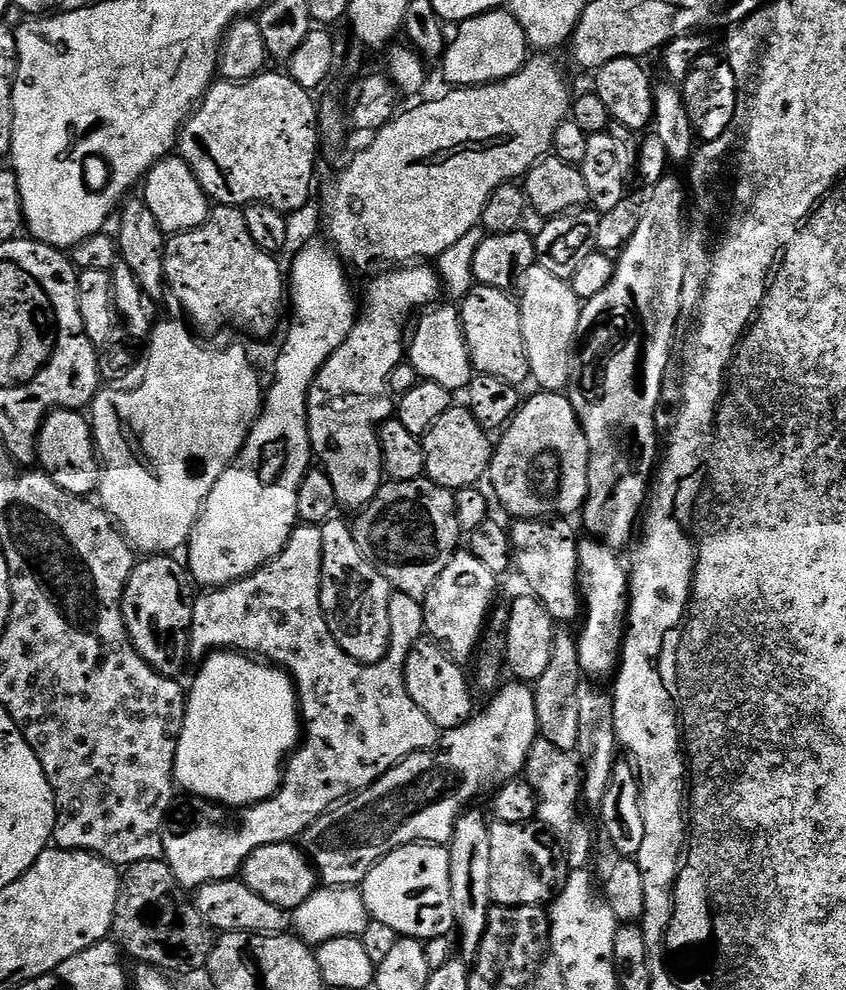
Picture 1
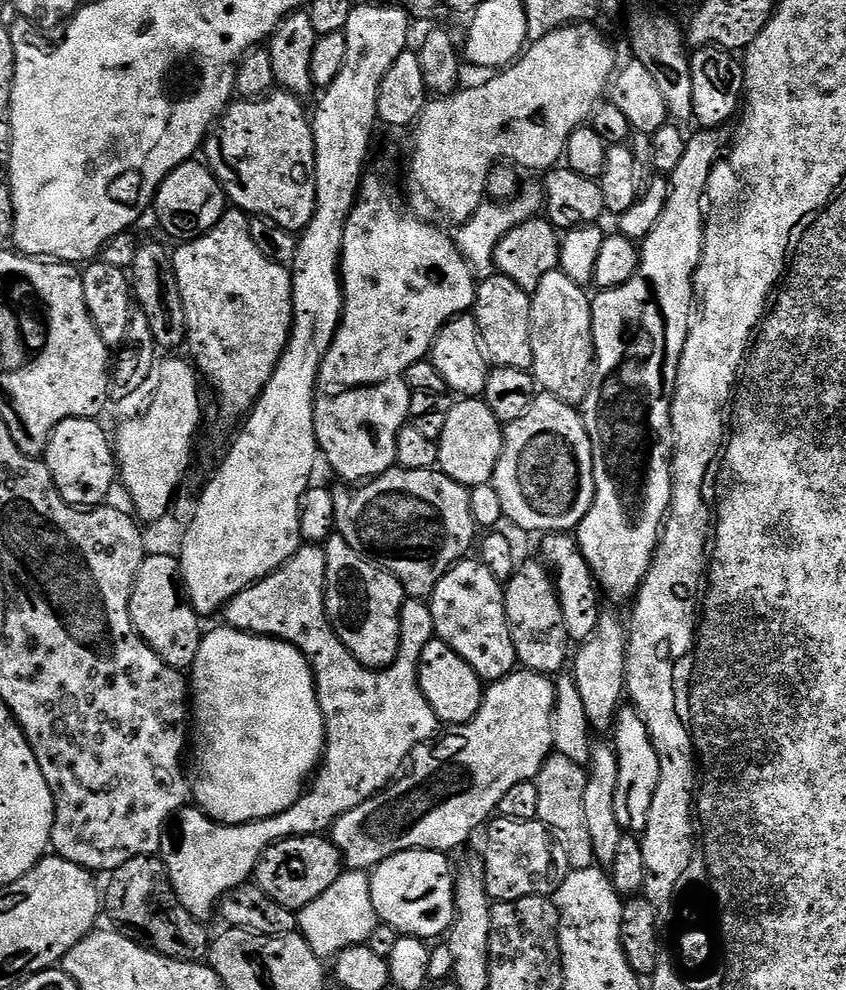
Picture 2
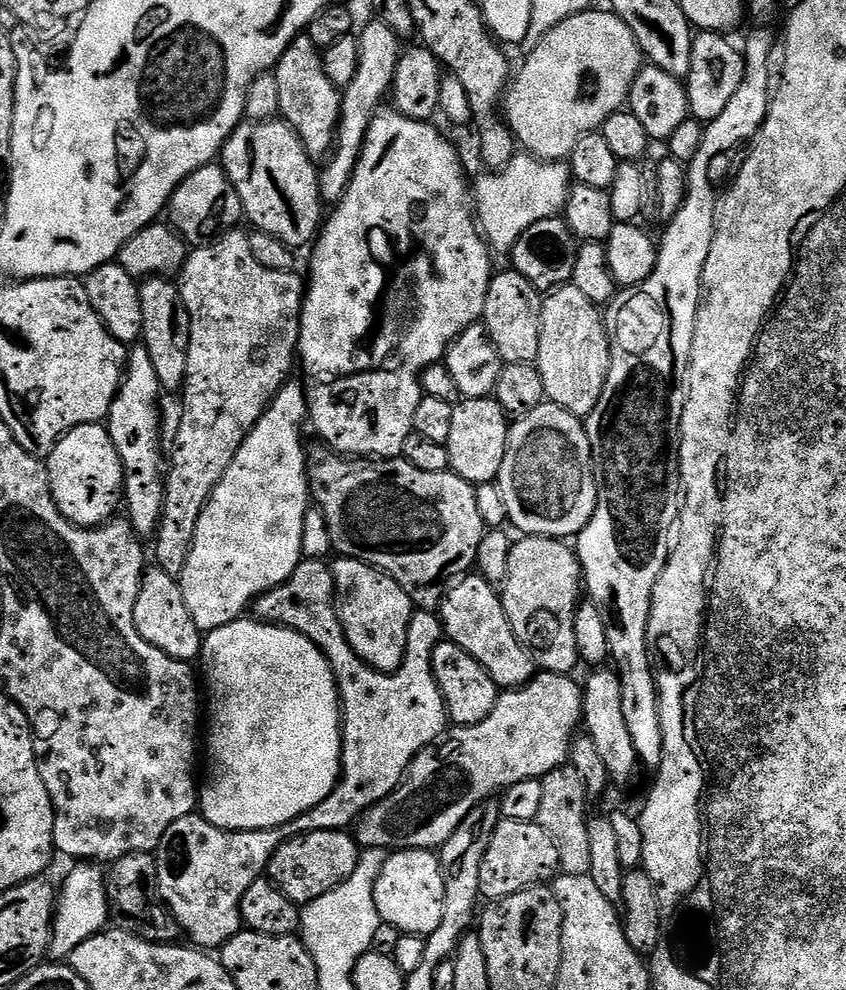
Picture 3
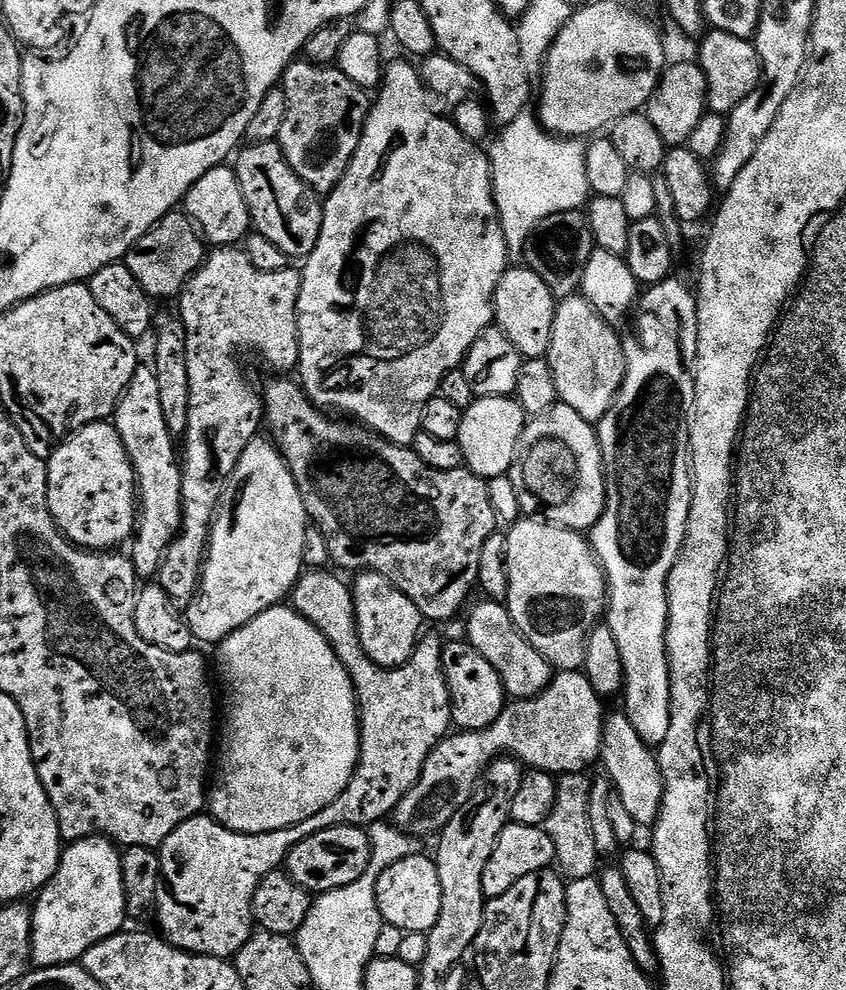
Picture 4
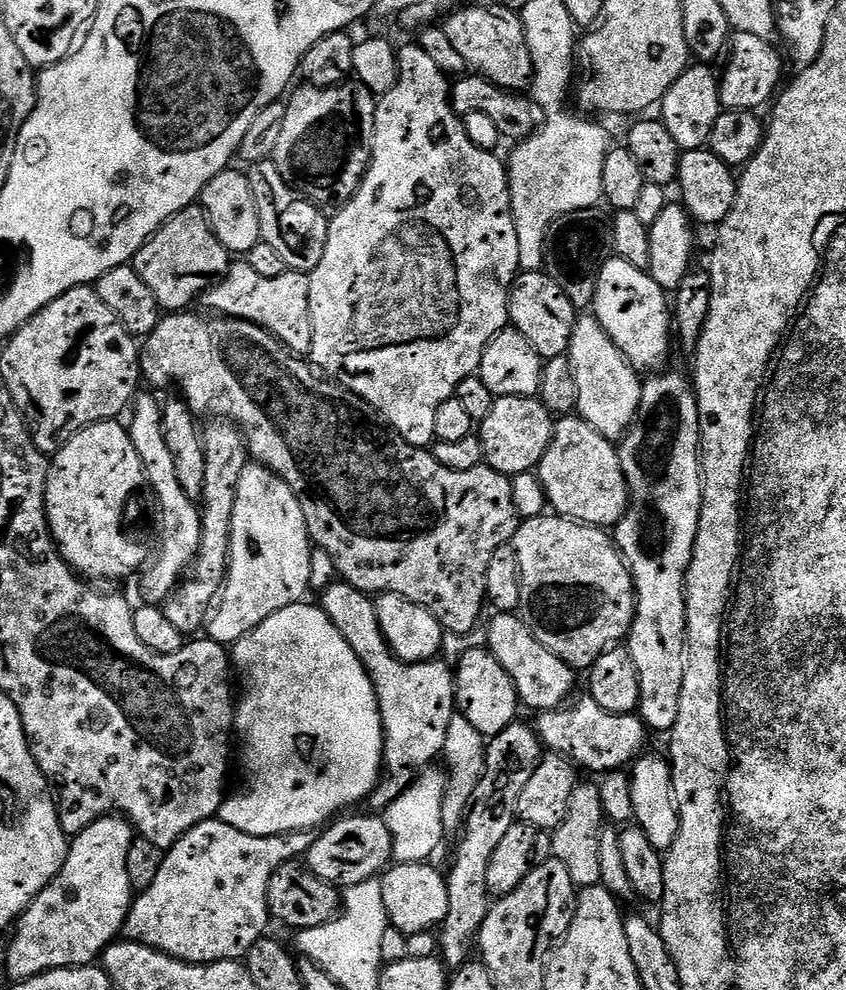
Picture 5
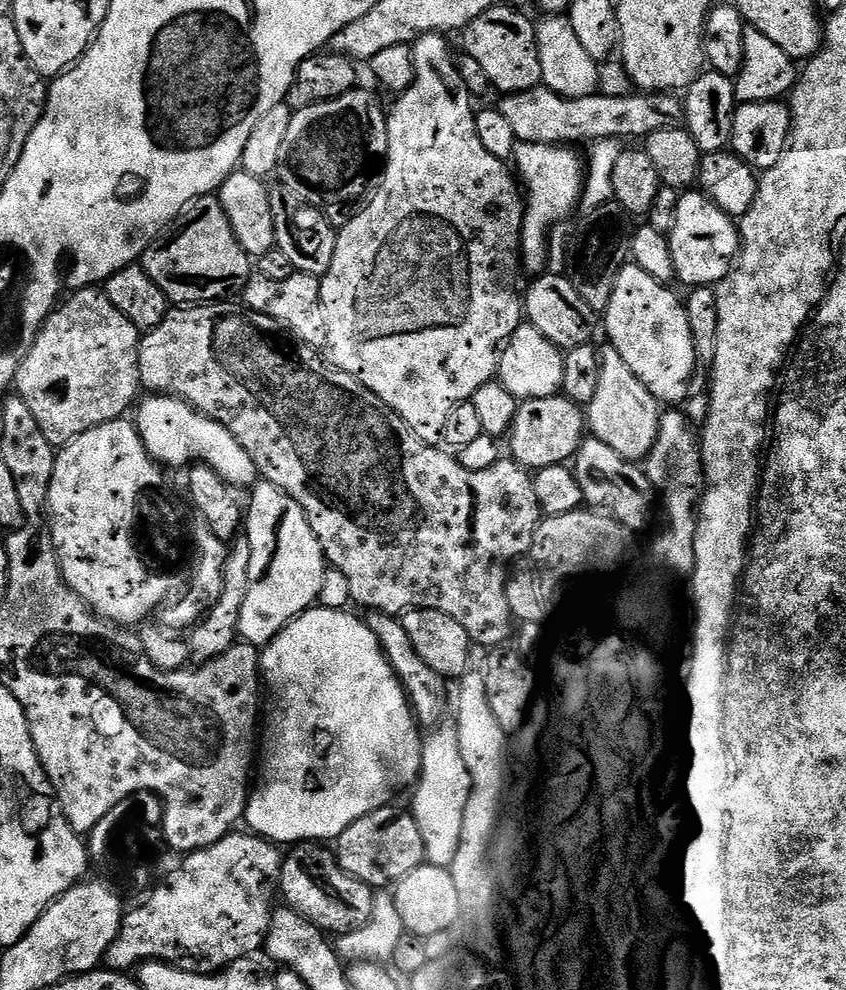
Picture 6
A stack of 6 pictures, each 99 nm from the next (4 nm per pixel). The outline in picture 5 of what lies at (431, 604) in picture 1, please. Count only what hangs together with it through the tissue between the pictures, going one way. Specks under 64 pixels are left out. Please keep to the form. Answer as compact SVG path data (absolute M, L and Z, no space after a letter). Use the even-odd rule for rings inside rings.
M501 612L493 615L488 624L488 641L486 647L498 662L502 662L502 670L510 674L510 682L514 682L514 690L518 694L521 705L526 709L533 708L536 714L554 712L563 708L573 699L576 688L577 669L571 668L558 654L546 650L538 638L526 626L519 615Z

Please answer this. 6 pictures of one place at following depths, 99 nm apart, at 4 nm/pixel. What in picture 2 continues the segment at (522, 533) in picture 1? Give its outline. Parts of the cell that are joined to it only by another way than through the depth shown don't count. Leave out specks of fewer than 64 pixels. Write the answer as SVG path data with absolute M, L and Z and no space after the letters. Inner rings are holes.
M550 532L539 537L540 556L549 569L554 570L556 595L560 598L562 622L566 626L569 641L583 642L589 640L600 621L602 611L602 594L598 589L596 577L580 549L580 541L575 535L566 532Z

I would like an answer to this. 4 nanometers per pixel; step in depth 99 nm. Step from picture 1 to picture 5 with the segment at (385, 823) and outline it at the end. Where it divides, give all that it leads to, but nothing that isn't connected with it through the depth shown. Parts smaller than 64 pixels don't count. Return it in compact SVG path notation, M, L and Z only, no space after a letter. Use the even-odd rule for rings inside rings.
M580 695L554 712L539 713L537 720L540 721L535 721L534 727L541 745L549 753L564 756L583 771L585 768L588 772L607 774L631 765L645 751L644 743L650 737L643 720L636 714L607 712L592 696Z

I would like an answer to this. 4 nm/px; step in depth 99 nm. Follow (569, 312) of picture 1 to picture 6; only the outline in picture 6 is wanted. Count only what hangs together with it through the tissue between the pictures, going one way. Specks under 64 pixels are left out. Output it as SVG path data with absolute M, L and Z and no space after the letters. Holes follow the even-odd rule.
M604 346L599 349L599 354L600 377L594 390L594 398L586 406L587 427L595 439L606 442L606 446L610 446L610 450L618 450L618 454L622 454L622 458L633 462L643 461L652 448L652 443L656 441L656 431L662 415L661 405L650 394L650 390L646 390L646 386L642 386L642 382L638 382L638 378L634 378L634 370L630 370L630 366L626 366L626 362L622 362L622 354L618 354L618 350Z

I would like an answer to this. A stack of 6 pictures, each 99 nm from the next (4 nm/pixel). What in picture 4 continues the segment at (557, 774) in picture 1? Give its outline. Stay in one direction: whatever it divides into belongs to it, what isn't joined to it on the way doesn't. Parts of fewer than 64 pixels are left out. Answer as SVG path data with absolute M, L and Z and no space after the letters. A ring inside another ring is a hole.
M565 772L556 780L556 797L546 827L550 842L554 842L555 867L568 882L596 876L602 864L602 857L594 846L594 830L590 830L591 793L592 780L585 773Z

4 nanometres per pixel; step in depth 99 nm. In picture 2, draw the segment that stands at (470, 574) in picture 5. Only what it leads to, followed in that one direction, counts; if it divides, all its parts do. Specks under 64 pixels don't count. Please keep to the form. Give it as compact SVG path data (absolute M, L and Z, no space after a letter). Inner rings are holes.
M402 467L391 468L388 472L383 472L374 479L361 483L359 486L340 486L344 488L336 488L332 493L334 500L334 518L336 519L335 531L342 538L346 538L346 542L350 542L350 546L354 546L354 550L358 550L361 556L368 557L369 560L380 565L385 572L392 573L394 578L398 578L398 582L402 582L405 597L424 596L431 597L434 586L438 586L438 582L443 578L451 568L458 563L459 560L465 559L469 555L468 547L473 544L478 536L478 529L474 522L474 516L470 514L470 491L464 485L454 482L445 472L436 468L430 470L406 470Z

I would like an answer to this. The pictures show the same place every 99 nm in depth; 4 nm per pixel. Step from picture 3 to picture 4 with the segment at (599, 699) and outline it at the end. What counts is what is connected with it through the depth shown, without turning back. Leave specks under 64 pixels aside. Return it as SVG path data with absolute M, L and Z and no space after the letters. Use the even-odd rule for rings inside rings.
M616 710L616 713L609 715L604 722L604 737L602 738L602 750L600 760L608 773L615 799L626 806L630 818L638 826L655 825L656 819L660 816L660 807L664 801L664 779L657 753L644 741L638 738L638 730L630 726L630 718L624 715L623 711Z

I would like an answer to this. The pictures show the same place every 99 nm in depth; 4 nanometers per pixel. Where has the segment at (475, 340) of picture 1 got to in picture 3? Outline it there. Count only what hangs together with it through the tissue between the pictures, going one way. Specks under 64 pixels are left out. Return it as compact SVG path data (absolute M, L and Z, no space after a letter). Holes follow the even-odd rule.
M505 270L493 275L486 294L482 323L504 364L530 364L535 361L543 305L540 291L526 278L522 278L522 274Z

